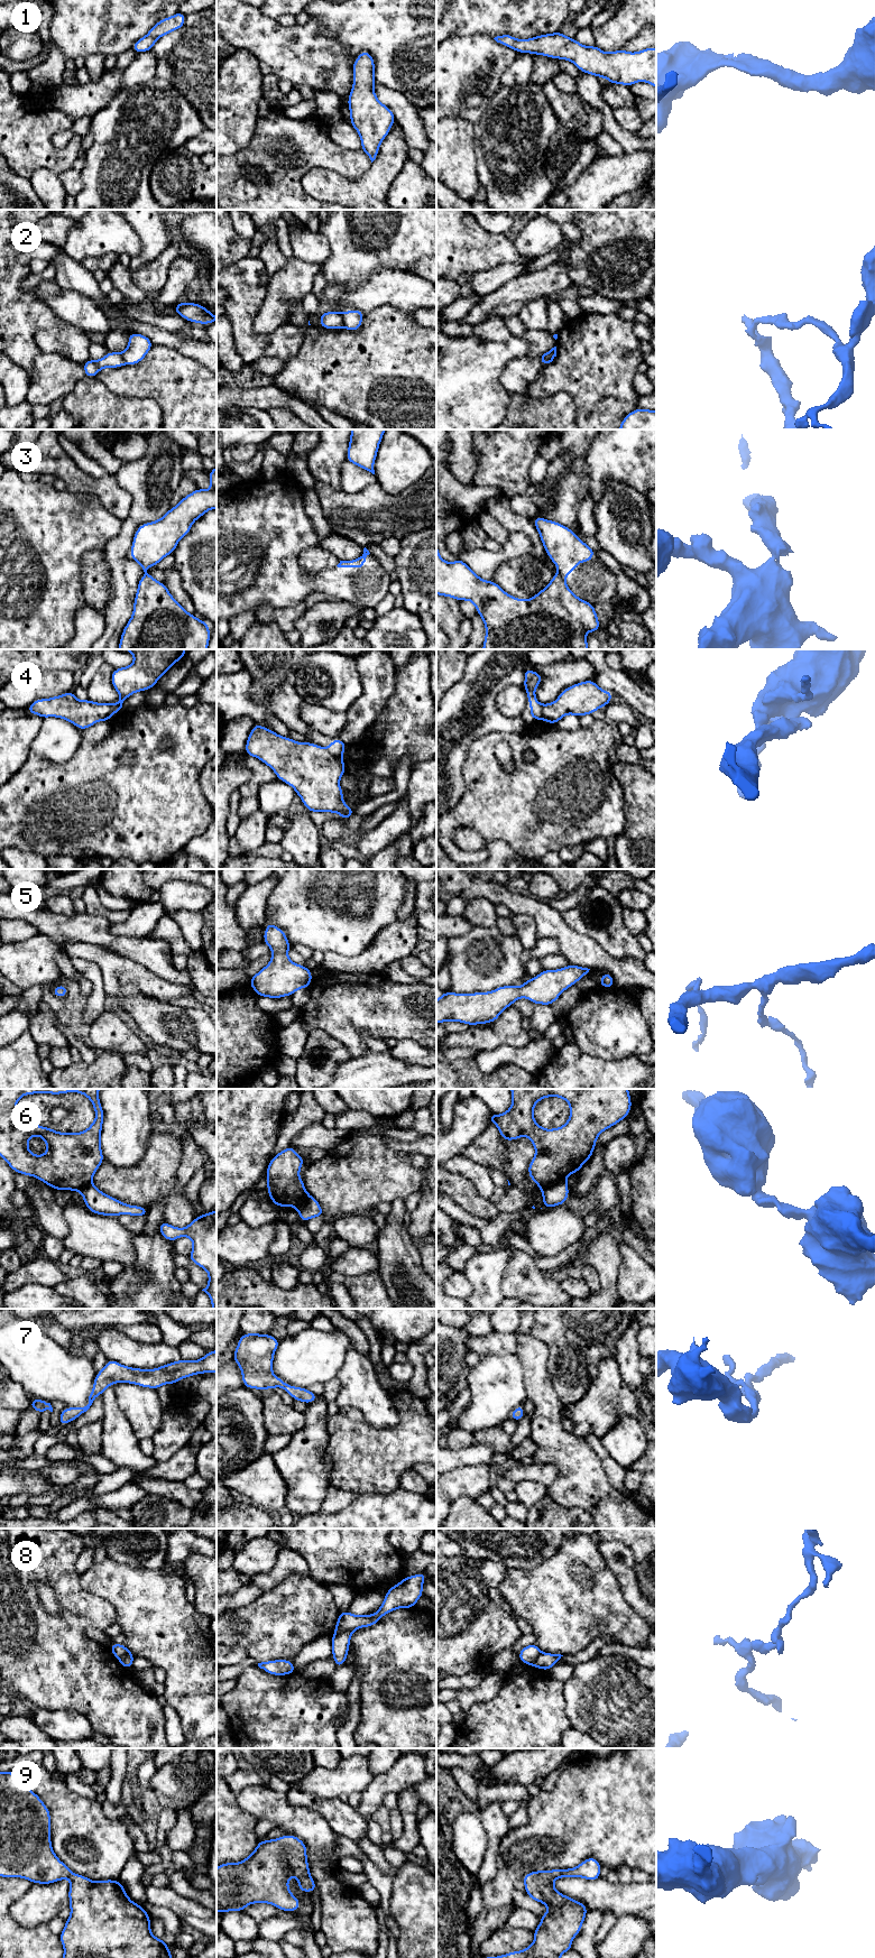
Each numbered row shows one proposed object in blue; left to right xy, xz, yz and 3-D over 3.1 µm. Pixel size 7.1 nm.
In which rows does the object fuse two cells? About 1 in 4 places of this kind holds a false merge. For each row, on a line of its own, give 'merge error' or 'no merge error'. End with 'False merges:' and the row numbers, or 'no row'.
1: no merge error
2: merge error
3: merge error
4: merge error
5: no merge error
6: merge error
7: no merge error
8: merge error
9: no merge error
False merges: 2, 3, 4, 6, 8

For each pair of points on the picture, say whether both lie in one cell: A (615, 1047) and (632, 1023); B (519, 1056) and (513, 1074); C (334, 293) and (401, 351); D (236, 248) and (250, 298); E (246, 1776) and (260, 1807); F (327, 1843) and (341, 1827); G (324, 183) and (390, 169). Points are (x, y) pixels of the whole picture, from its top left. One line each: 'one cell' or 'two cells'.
A: one cell
B: two cells
C: two cells
D: two cells
E: two cells
F: two cells
G: one cell

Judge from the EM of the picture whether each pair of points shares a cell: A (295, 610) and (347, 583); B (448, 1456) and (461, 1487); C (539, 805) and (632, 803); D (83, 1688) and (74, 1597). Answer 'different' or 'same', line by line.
A: different
B: different
C: different
D: same

